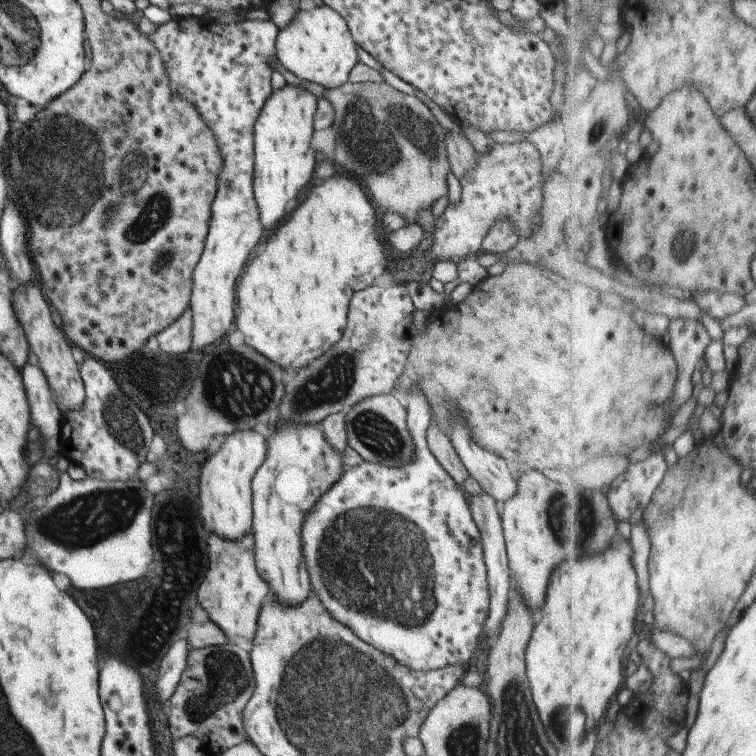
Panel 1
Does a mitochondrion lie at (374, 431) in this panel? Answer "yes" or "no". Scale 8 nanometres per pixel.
yes

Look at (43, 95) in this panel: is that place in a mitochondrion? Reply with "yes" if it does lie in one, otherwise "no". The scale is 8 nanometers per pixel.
no

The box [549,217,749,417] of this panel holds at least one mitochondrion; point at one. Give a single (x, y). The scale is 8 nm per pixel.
(685, 247)

